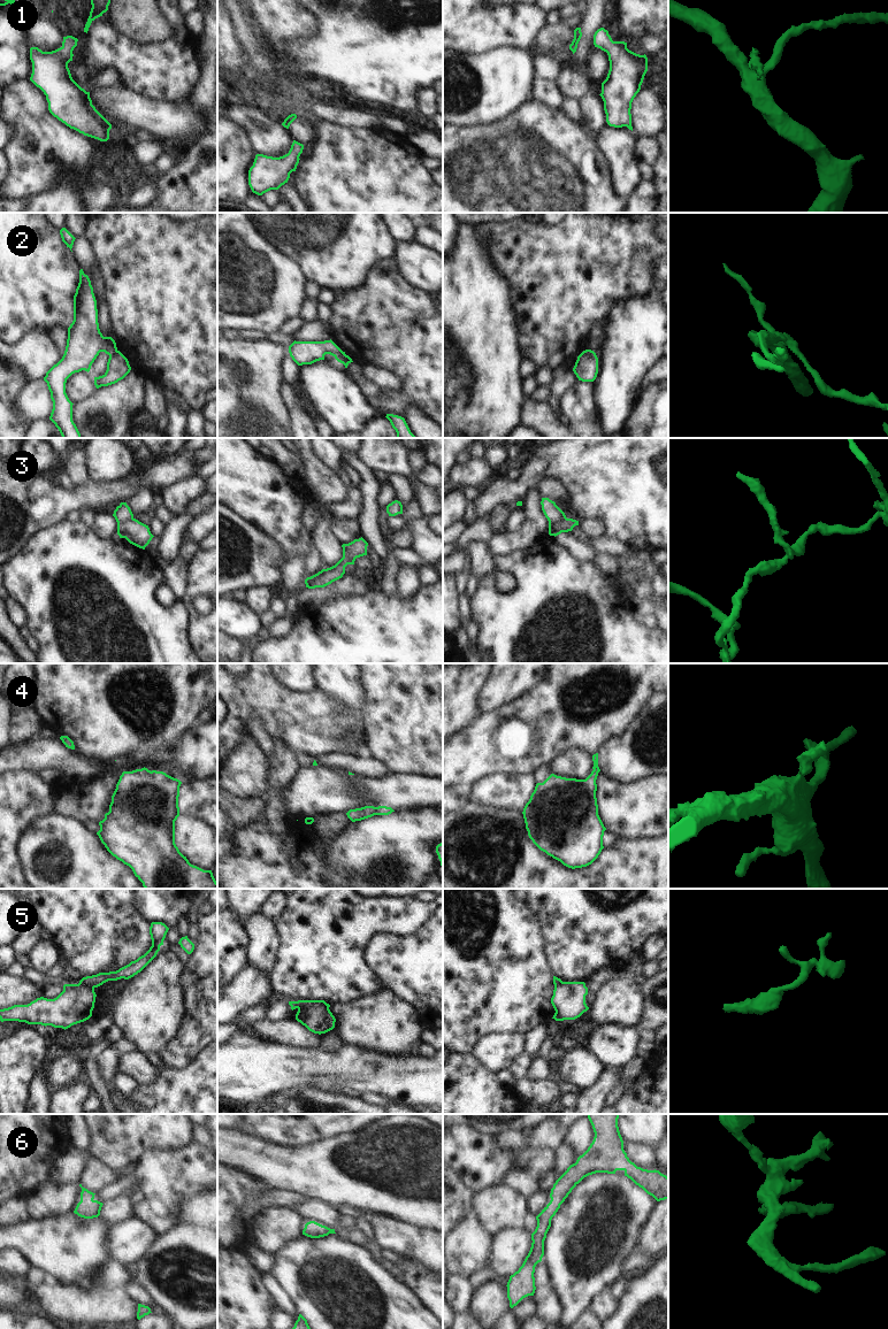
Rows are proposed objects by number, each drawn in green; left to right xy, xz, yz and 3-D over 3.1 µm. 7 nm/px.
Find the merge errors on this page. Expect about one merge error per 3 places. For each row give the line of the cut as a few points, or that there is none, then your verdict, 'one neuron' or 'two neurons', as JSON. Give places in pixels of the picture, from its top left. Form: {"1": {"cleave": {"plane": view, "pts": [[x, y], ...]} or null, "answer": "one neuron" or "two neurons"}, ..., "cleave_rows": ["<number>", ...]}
{"1": {"cleave": null, "answer": "one neuron"}, "2": {"cleave": {"plane": "xz", "pts": [[343, 352], [337, 360]]}, "answer": "two neurons"}, "3": {"cleave": {"plane": "yz", "pts": [[567, 519], [560, 522], [549, 522]]}, "answer": "two neurons"}, "4": {"cleave": null, "answer": "one neuron"}, "5": {"cleave": {"plane": "xy", "pts": [[79, 982], [93, 988]]}, "answer": "two neurons"}, "6": {"cleave": null, "answer": "one neuron"}, "cleave_rows": ["2", "3", "5"]}

